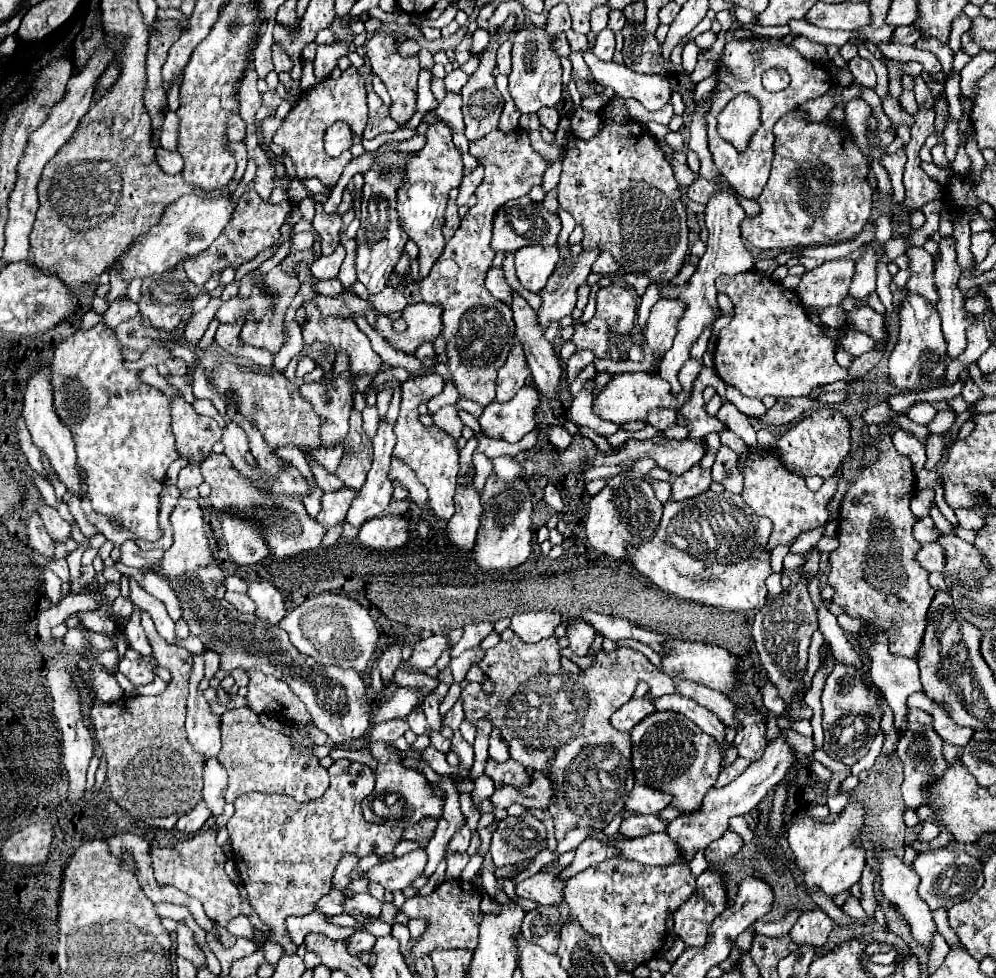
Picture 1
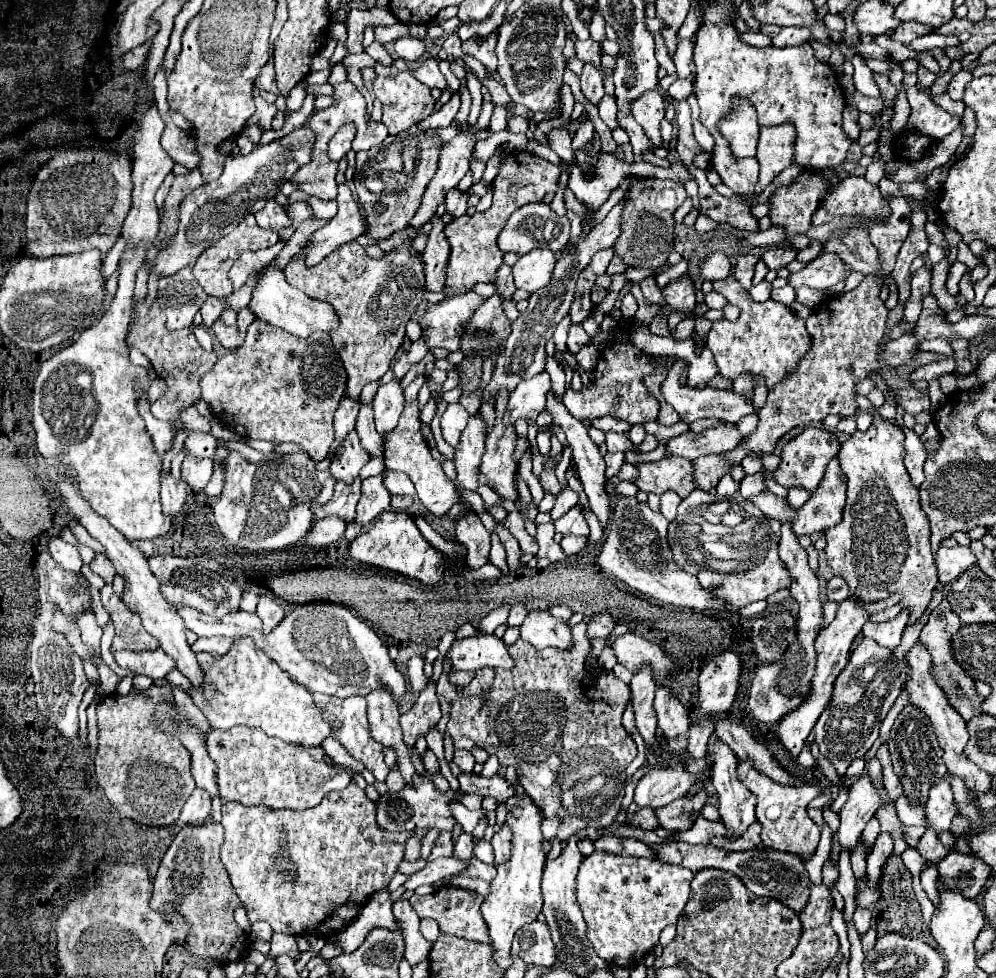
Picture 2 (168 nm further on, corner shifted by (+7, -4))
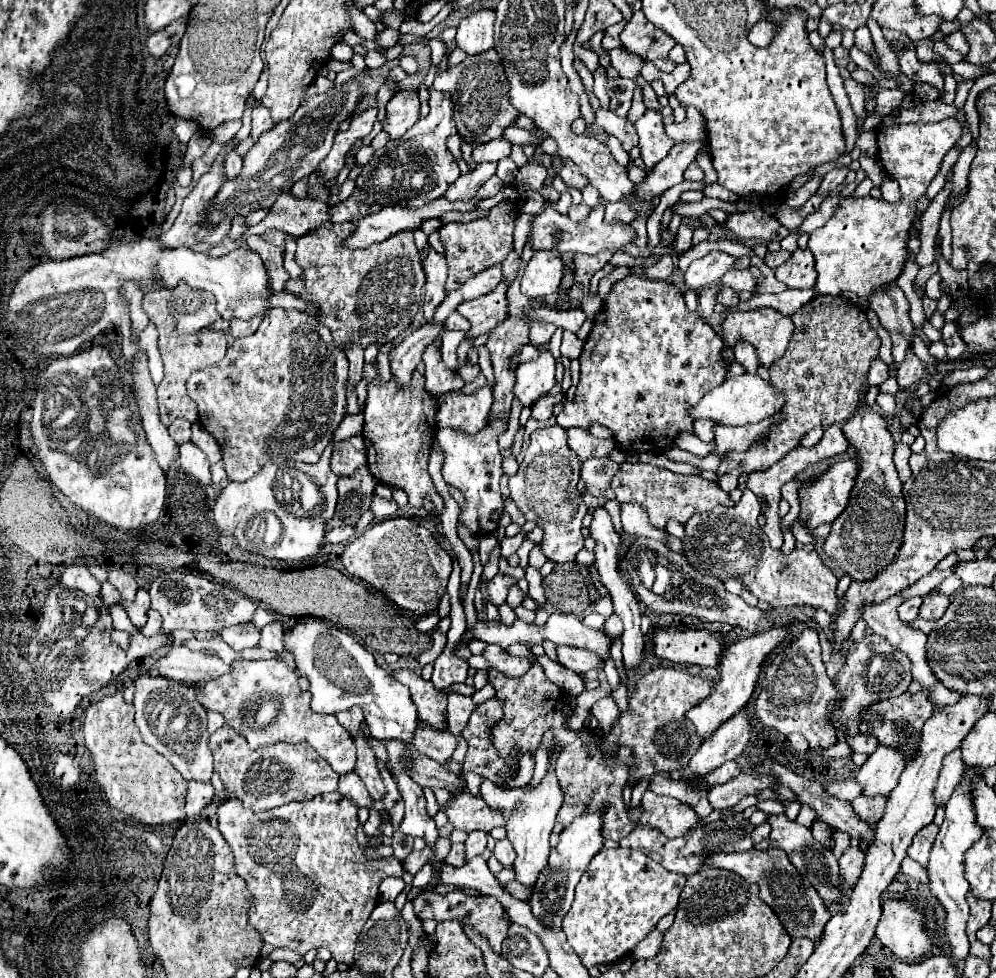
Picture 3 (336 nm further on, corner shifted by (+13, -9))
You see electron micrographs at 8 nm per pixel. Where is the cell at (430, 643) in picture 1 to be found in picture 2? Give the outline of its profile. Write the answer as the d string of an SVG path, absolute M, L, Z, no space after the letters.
M478 635L462 641L454 641L448 649L452 659L452 669L478 671L482 667L502 667L512 669L514 661L502 639L496 635Z

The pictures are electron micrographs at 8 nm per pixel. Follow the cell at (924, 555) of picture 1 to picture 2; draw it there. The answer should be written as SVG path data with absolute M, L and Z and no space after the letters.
M940 547L938 557L936 557L936 567L938 567L938 579L940 583L950 583L956 581L962 573L974 569L978 565L978 559L970 551L970 547Z

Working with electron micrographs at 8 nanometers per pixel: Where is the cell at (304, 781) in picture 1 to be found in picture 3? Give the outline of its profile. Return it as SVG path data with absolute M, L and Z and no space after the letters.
M228 724L210 734L208 748L214 754L214 772L220 776L226 792L252 812L272 810L288 802L312 800L318 794L338 790L338 774L332 766L310 750L306 744L274 742L258 750L250 750L246 740Z

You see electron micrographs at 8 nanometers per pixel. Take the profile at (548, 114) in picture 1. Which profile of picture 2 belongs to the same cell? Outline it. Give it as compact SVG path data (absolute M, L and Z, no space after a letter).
M552 129L552 133L548 137L550 137L552 151L562 161L566 161L568 165L578 165L576 163L576 151L572 149L572 137L570 137L570 133L566 129Z

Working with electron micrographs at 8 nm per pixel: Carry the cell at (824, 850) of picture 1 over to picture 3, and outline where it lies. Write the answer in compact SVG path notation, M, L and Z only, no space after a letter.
M880 744L878 750L862 764L856 776L856 784L862 786L862 796L866 798L886 796L898 784L902 770L904 770L902 752Z

